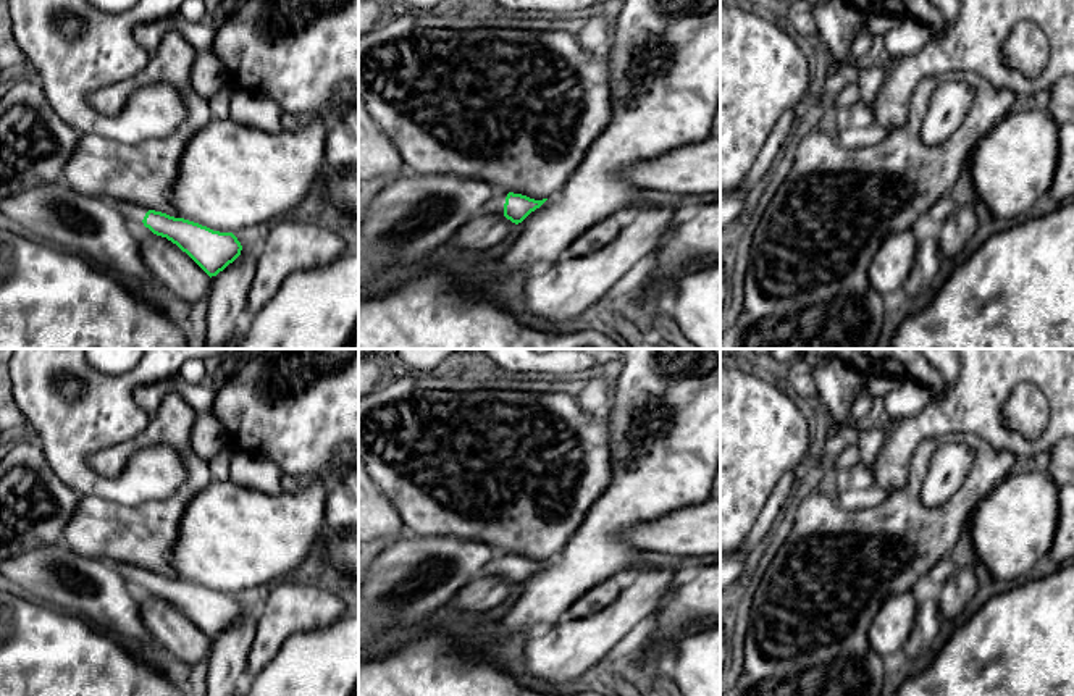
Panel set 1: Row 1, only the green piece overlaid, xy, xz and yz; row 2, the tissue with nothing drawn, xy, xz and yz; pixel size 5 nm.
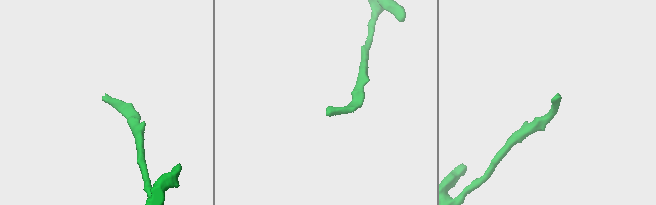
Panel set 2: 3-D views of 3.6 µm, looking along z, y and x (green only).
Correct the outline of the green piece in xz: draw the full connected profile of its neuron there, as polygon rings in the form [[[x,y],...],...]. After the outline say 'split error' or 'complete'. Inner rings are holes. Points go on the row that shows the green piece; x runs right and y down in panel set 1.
[[[491,186],[491,197],[485,202],[480,213],[504,215],[518,224],[546,200],[535,200],[522,194],[507,192],[502,186]]]; split error

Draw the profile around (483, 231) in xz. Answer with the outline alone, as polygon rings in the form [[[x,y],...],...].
[[[478,213],[454,234],[451,242],[460,249],[488,250],[494,245],[506,245],[515,231],[517,224],[504,215]]]

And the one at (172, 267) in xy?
[[[162,236],[141,241],[152,275],[186,304],[207,302],[212,278],[176,244]]]

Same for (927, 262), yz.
[[[938,237],[924,239],[919,242],[919,250],[909,278],[900,297],[914,300],[932,284],[942,265],[942,249]]]

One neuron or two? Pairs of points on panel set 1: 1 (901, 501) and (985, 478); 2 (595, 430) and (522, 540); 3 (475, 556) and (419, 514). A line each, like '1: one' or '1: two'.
1: one
2: one
3: two

